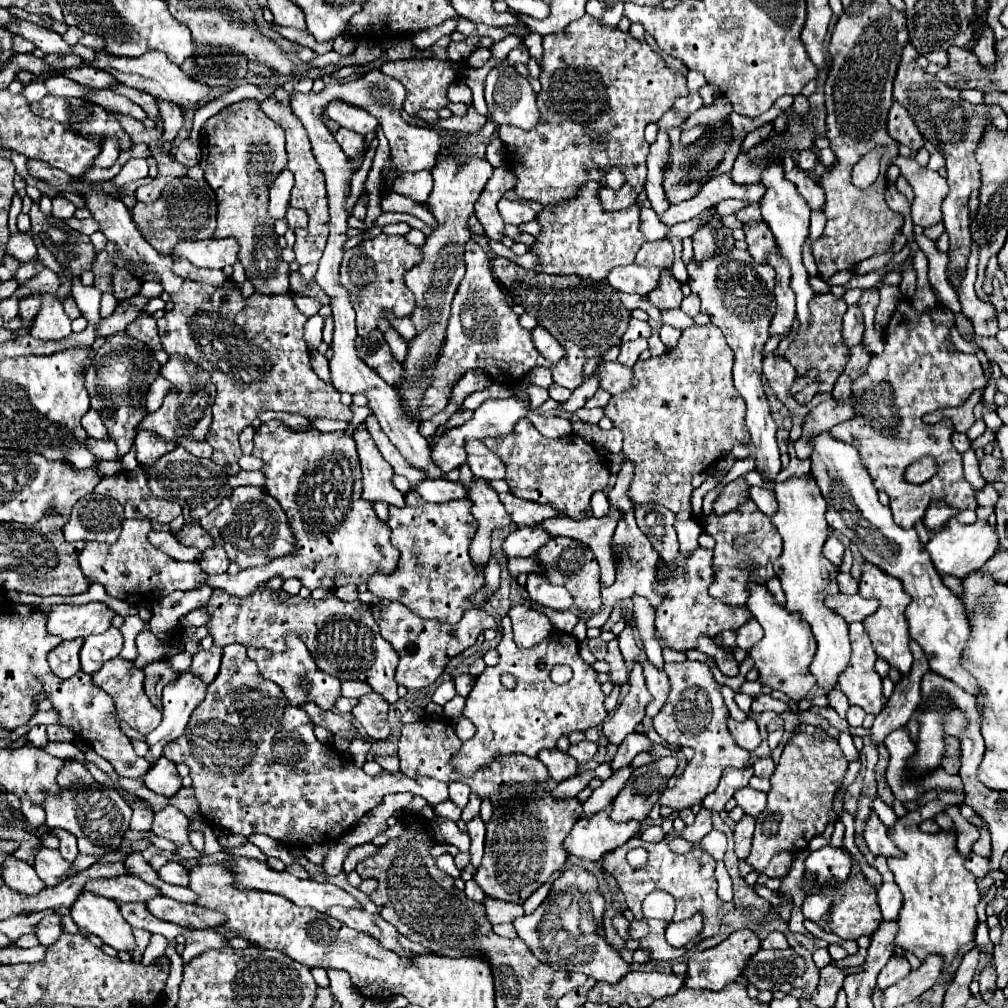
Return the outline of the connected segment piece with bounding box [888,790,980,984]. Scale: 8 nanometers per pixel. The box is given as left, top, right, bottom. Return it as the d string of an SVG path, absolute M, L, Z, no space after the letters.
M940 790L940 798L920 806L914 812L898 818L890 836L894 844L904 852L902 858L888 858L888 866L894 872L894 880L904 894L904 904L898 916L896 946L904 952L912 952L920 960L930 954L938 954L944 960L944 970L940 982L952 982L952 974L946 970L960 952L974 940L974 928L978 924L976 904L980 900L980 890L976 886L976 876L964 868L964 858L956 850L954 830L942 830L938 834L926 834L918 828L922 820L934 818L944 810L946 804L956 804L962 798Z

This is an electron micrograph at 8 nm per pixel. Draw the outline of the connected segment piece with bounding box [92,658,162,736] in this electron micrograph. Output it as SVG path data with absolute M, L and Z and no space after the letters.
M114 658L112 662L106 662L94 676L94 684L98 684L102 690L106 690L112 698L114 698L114 704L116 704L116 712L132 726L136 728L140 734L148 734L150 730L154 730L160 720L162 720L162 712L156 710L152 706L152 702L148 700L146 692L144 692L144 672L140 668L134 668L132 662L128 660L122 660L122 658Z

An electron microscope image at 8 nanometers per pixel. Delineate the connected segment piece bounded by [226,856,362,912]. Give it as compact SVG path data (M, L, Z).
M238 856L236 858L236 864L228 866L232 872L238 874L236 878L236 886L238 888L256 888L256 890L262 890L262 892L272 892L272 894L278 894L278 896L284 896L288 898L290 902L294 902L296 906L310 906L318 912L328 912L332 906L344 906L344 908L362 908L360 902L346 890L342 890L340 886L334 886L330 882L314 882L314 880L300 880L300 878L294 878L290 872L282 870L282 872L276 872L276 870L270 870L268 864L262 864L262 862L256 862L256 860L250 860L250 858L244 858L244 856Z

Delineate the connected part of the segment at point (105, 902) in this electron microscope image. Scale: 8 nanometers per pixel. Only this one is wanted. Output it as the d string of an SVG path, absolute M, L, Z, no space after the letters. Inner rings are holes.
M82 892L72 904L70 912L74 924L82 932L100 936L102 942L112 946L114 950L134 954L136 940L132 934L132 926L122 918L120 908L114 900Z

